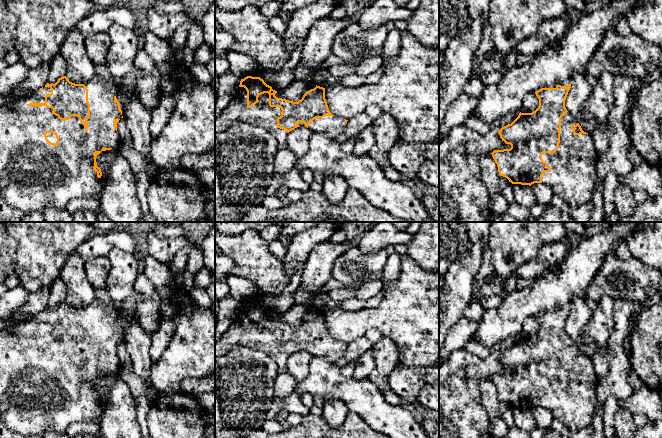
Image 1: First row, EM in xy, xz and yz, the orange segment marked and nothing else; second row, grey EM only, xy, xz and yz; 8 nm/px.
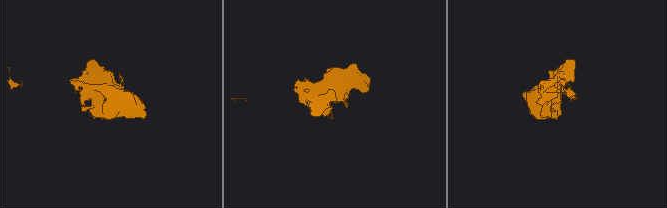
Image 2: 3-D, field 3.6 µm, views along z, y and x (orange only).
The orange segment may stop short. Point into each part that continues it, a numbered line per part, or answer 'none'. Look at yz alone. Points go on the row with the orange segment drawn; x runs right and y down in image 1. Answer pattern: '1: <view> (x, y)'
1: yz (572, 177)

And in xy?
1: xy (33, 174)

